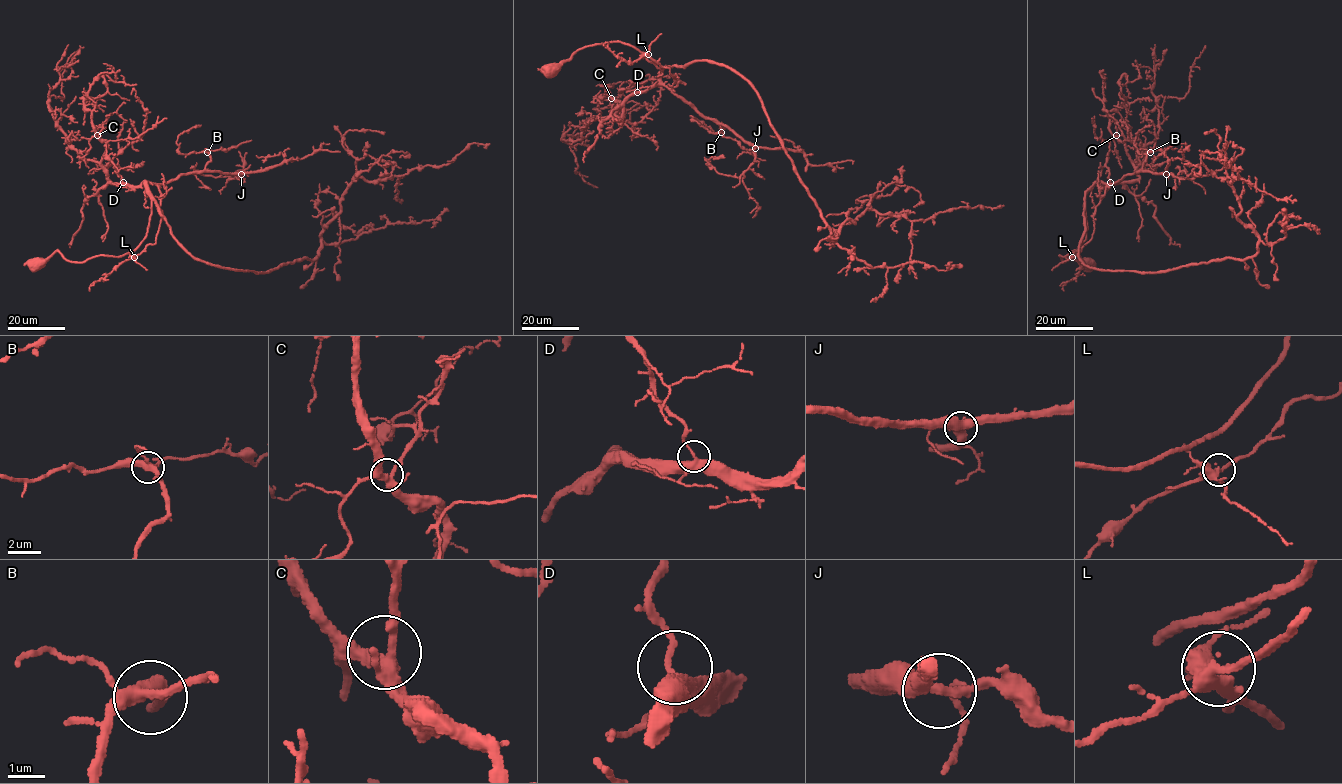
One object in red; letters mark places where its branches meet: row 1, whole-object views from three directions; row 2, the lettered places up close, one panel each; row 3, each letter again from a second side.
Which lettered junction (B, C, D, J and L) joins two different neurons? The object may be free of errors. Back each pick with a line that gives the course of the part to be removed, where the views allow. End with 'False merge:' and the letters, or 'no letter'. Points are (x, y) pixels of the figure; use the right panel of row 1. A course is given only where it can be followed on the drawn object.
False merge: no letter

